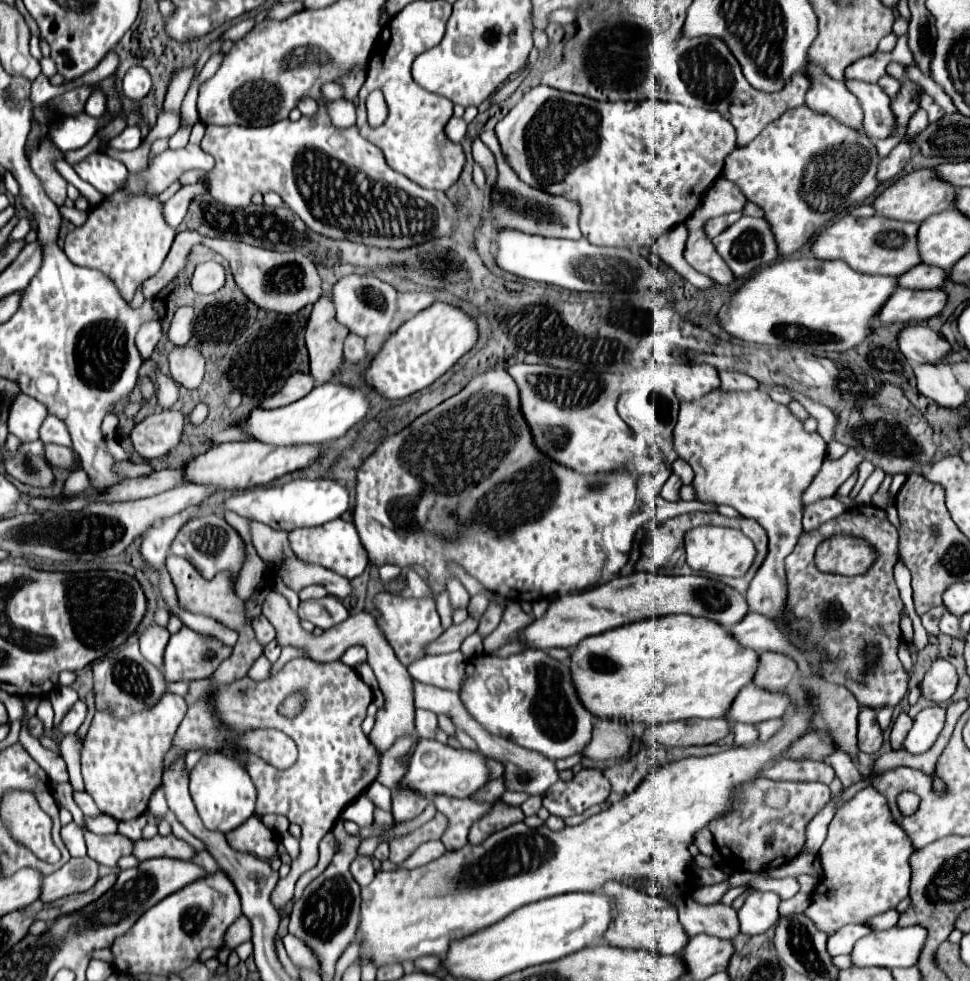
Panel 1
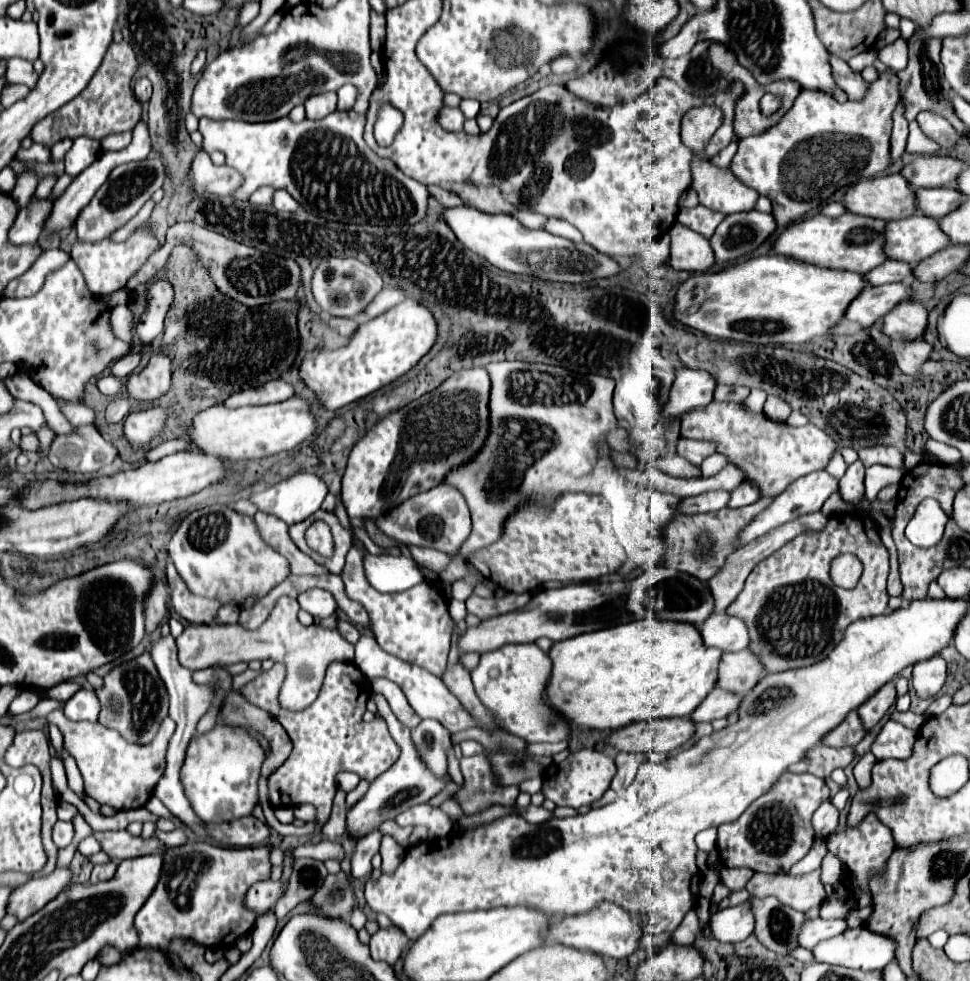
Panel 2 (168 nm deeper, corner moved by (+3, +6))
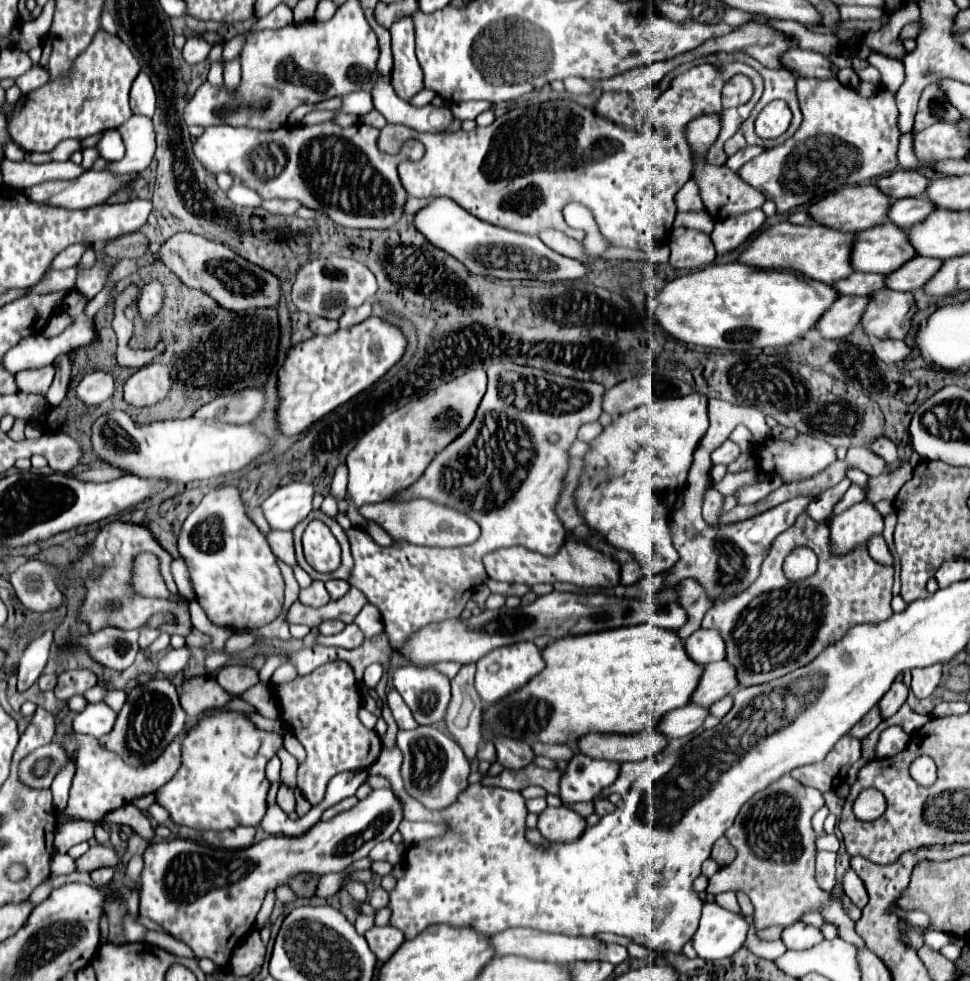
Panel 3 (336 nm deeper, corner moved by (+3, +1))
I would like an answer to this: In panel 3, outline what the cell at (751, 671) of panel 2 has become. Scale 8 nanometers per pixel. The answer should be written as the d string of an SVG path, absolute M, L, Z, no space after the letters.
M727 661L707 663L703 667L699 687L691 695L691 703L709 707L721 697L733 693L737 687L739 685L735 683L735 671L731 671L731 665Z

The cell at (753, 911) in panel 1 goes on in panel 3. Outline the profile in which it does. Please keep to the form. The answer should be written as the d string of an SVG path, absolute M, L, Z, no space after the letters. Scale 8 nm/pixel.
M717 903L703 905L703 917L699 929L691 937L697 957L701 959L725 959L741 949L749 931L749 923Z

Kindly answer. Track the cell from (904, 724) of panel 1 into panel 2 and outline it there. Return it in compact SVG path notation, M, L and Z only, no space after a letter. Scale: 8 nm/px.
M895 710L891 714L891 720L901 722L903 726L913 728L913 730L919 730L925 724L925 716L919 716L919 714L913 714L913 712L899 712L899 710Z

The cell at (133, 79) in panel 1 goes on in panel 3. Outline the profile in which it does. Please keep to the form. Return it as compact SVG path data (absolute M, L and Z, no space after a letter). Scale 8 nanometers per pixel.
M139 73L131 85L131 111L135 115L145 115L151 119L155 107L157 107L157 97L155 97L153 83L151 79L147 79L147 75Z

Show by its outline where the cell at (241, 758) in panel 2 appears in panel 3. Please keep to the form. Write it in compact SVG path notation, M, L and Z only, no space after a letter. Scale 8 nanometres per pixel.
M217 711L213 715L201 717L181 739L181 753L183 763L175 777L157 789L155 801L167 809L169 819L175 825L183 825L197 831L223 831L233 829L239 825L253 825L257 827L267 809L267 791L271 787L265 767L271 757L283 747L283 737L273 731L263 731L253 725L253 721L245 713L235 711Z

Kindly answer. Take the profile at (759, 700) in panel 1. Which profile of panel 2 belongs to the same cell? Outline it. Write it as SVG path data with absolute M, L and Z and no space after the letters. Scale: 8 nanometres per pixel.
M715 688L699 704L699 710L695 710L695 716L691 716L691 720L695 720L695 722L713 722L717 718L727 718L731 712L739 710L741 702L743 702L741 694Z

